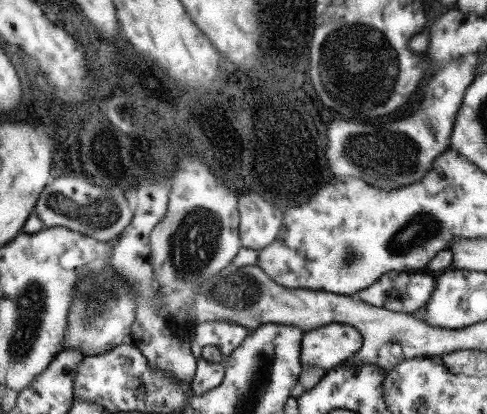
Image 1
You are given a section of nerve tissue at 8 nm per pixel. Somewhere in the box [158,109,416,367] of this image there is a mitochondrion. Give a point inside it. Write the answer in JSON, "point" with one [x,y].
{"point":[194,242]}

